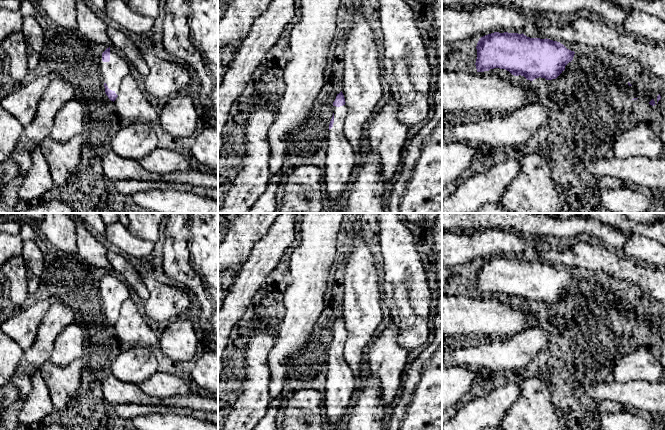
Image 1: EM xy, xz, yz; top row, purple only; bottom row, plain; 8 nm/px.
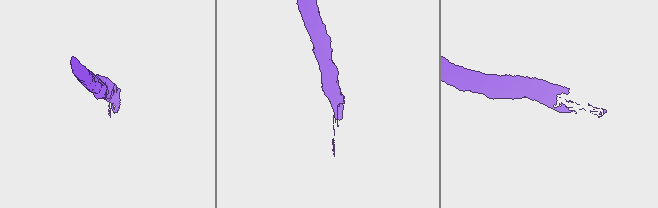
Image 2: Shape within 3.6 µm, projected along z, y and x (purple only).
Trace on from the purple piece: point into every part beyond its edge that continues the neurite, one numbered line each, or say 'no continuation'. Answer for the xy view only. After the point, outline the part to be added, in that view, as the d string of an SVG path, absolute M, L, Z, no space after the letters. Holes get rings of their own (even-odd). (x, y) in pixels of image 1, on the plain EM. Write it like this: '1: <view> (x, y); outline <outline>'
1: xy (113, 296); outline M110 271L110 285L103 286L101 279L99 282L99 294L104 307L118 319L122 304L130 298L127 283L116 273Z

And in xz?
1: xz (340, 383); outline M346 328L333 330L333 351L328 356L328 371L323 393L322 407L325 408L329 430L338 430L343 416L347 415L353 403L352 394L356 389L356 379L343 356L347 338Z

